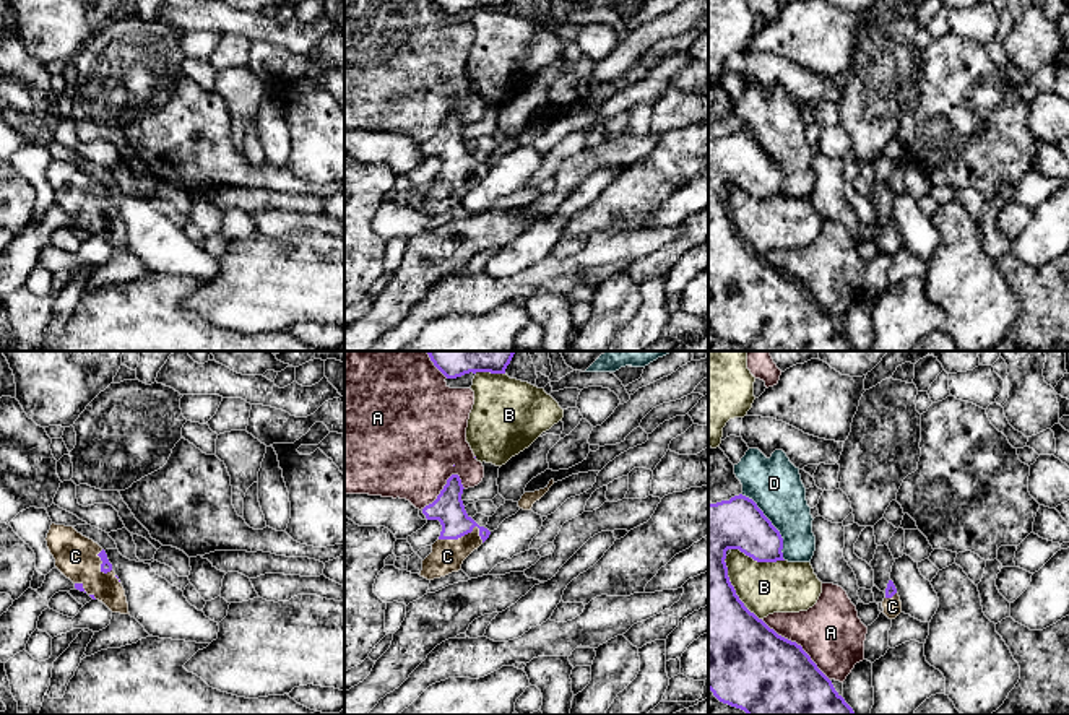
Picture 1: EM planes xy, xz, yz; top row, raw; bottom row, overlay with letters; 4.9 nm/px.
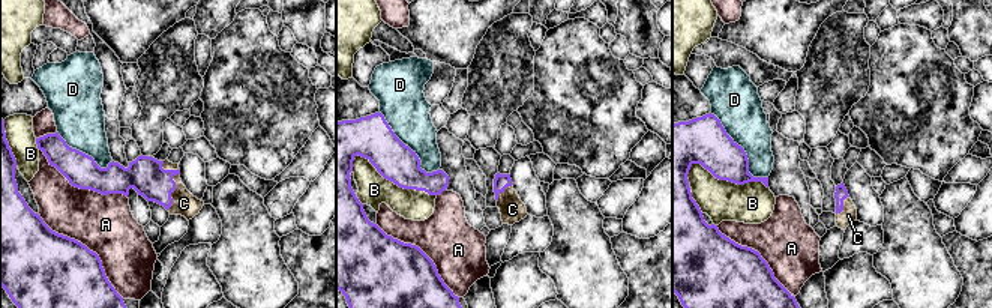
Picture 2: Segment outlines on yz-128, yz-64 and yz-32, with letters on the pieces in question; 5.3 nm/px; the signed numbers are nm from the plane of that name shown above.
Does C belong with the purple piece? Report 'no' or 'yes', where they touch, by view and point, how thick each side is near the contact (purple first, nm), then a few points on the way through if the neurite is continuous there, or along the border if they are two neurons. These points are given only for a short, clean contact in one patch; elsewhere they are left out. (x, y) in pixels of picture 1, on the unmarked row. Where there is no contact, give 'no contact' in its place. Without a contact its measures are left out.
yes | xz (465, 169) | 150/160 nm | across xz (449, 145), (455, 160), (465, 169), (447, 192)

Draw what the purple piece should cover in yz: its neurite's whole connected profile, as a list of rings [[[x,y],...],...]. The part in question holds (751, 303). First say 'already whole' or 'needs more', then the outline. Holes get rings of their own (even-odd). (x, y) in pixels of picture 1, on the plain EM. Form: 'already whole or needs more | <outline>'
already whole | [[[739,130],[708,140],[708,325],[747,351],[855,351],[801,281],[778,271],[751,249],[728,213],[726,187],[739,185],[757,198],[783,195],[783,174],[757,140]]]

